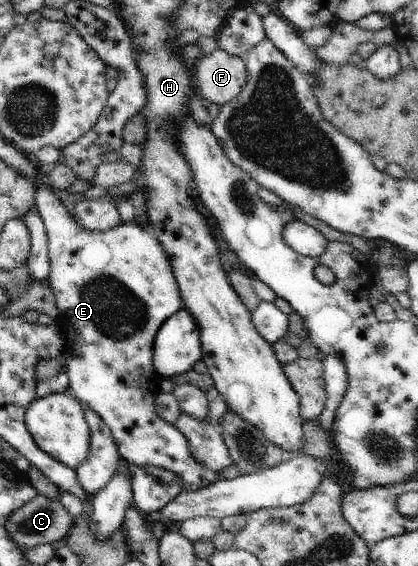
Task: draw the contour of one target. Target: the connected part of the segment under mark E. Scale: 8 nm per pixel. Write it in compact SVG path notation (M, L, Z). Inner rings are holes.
M40 182L37 192L35 192L35 205L37 206L36 210L43 220L48 235L48 256L51 268L51 272L49 272L49 283L51 290L54 292L56 306L60 313L53 324L61 328L63 340L65 340L61 359L64 364L64 370L67 372L69 378L69 388L67 388L66 394L79 401L84 408L93 410L93 412L109 426L109 429L113 432L119 455L122 457L122 460L130 466L159 466L159 468L171 470L171 472L175 472L175 474L181 478L181 484L183 484L184 490L201 490L201 488L205 488L205 486L209 487L209 484L213 484L213 482L219 479L217 472L207 470L203 464L199 464L199 462L193 458L191 450L189 450L187 438L185 438L173 424L164 422L155 414L154 403L157 393L159 392L158 386L160 380L157 377L153 365L153 346L155 338L161 326L183 305L181 290L179 290L179 284L177 284L177 280L175 280L173 268L171 268L171 264L169 264L169 260L167 260L167 254L165 254L163 244L157 240L157 236L154 236L149 229L141 228L141 226L137 226L137 224L123 223L117 226L117 228L111 228L111 230L105 232L85 230L79 222L73 220L68 208L55 196L55 192L53 192L46 182Z

